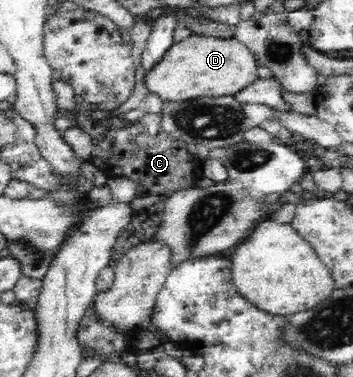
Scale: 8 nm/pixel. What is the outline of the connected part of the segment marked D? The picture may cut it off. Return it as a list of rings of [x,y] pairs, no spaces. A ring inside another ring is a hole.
[[[192,33],[187,39],[174,43],[164,59],[145,75],[143,84],[162,101],[183,101],[197,97],[234,97],[264,75],[256,56],[239,41]]]

